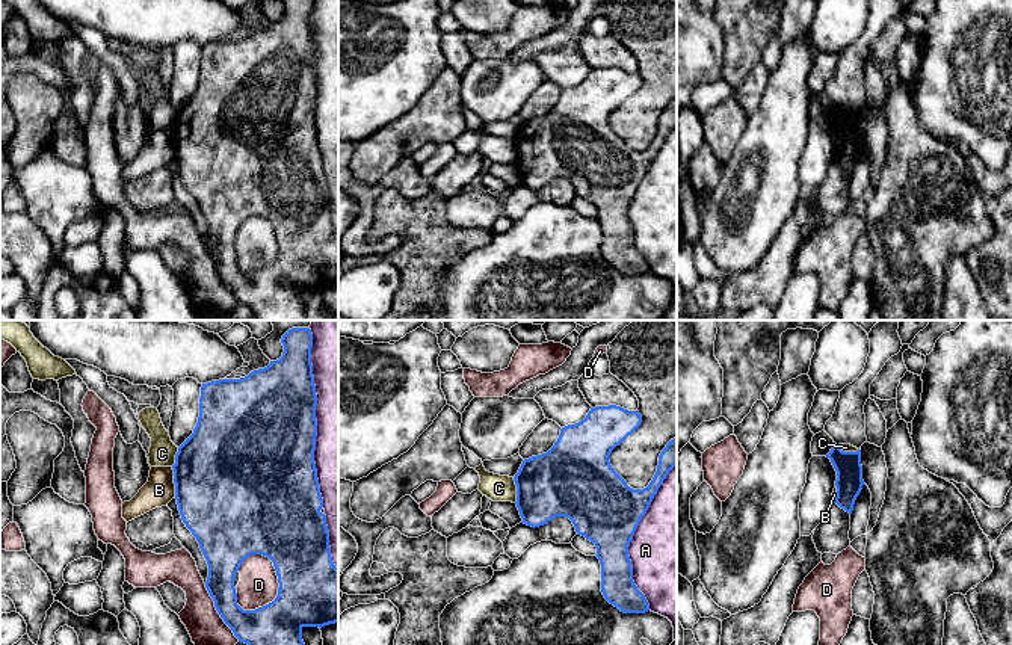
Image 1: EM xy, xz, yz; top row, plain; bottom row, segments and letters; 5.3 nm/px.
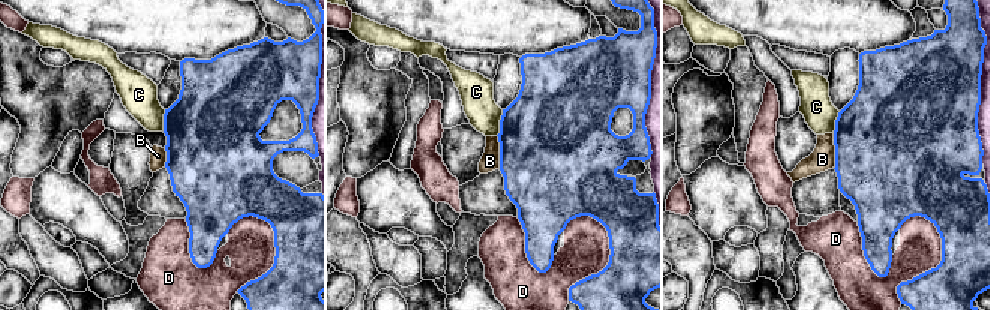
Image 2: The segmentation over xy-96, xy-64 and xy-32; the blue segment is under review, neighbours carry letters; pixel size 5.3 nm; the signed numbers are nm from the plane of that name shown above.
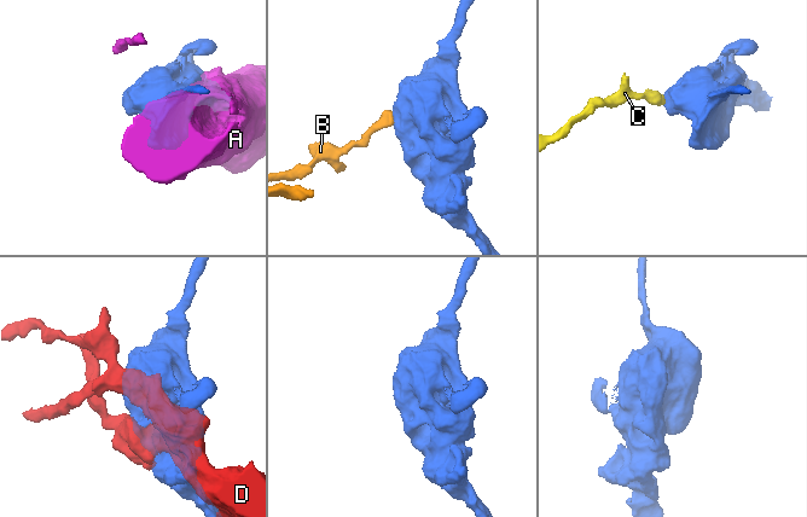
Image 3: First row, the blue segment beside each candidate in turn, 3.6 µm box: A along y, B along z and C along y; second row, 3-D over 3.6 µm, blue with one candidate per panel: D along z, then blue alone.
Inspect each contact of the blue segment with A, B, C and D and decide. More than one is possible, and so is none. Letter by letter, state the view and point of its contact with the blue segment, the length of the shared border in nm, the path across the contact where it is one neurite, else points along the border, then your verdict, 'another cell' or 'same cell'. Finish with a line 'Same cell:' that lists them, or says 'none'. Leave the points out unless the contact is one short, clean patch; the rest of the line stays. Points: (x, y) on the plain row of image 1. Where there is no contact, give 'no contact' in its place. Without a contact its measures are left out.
A: xz (632, 198) | 800 nm | another cell
B: xy (174, 144) | 160 nm | another cell
C: xz (517, 151) | 140 nm | along xz (512, 139), (515, 163) | another cell
D: xy (278, 253) | 320 nm | another cell
Same cell: none

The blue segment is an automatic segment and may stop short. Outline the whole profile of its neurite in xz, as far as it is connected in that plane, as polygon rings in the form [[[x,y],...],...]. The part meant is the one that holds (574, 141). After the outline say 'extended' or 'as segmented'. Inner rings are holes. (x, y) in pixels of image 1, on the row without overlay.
[[[616,66],[591,69],[588,77],[560,91],[554,107],[542,116],[524,121],[514,142],[517,169],[523,184],[532,189],[547,186],[556,178],[572,183],[575,193],[597,208],[601,225],[601,254],[604,260],[624,275],[645,275],[649,266],[633,243],[628,207],[646,175],[660,147],[677,127],[677,100],[671,101],[659,118],[657,133],[643,151],[633,151],[610,127],[609,118],[642,85],[639,73]]]; as segmented

